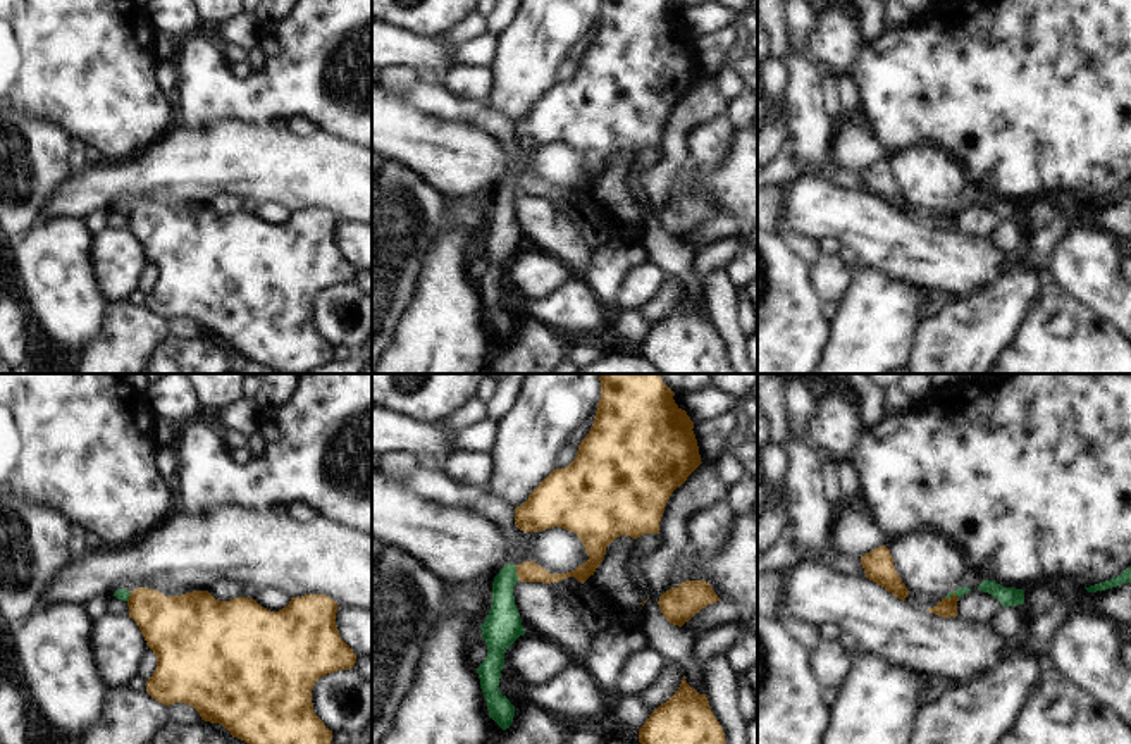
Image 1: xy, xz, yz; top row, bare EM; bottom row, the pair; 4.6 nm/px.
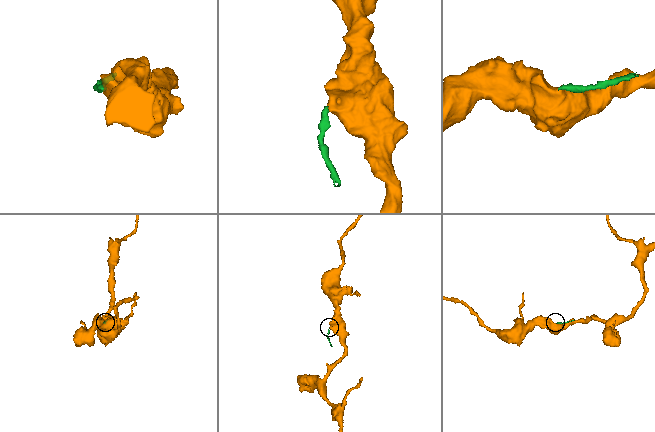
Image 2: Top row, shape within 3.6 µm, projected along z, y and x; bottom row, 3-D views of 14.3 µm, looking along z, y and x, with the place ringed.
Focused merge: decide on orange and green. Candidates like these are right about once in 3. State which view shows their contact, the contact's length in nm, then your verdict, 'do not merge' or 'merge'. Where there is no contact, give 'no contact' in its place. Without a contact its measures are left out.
contact in xz; length 70 nm; do not merge

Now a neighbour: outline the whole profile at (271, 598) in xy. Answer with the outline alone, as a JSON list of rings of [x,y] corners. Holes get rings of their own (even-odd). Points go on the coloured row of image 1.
[[[265,587],[262,591],[256,591],[256,594],[253,596],[253,599],[270,610],[270,611],[279,611],[284,606],[289,604],[291,596],[287,596],[284,591],[277,589],[277,587]]]

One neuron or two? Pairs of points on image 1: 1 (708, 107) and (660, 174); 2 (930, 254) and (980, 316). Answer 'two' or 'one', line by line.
1: one
2: two

